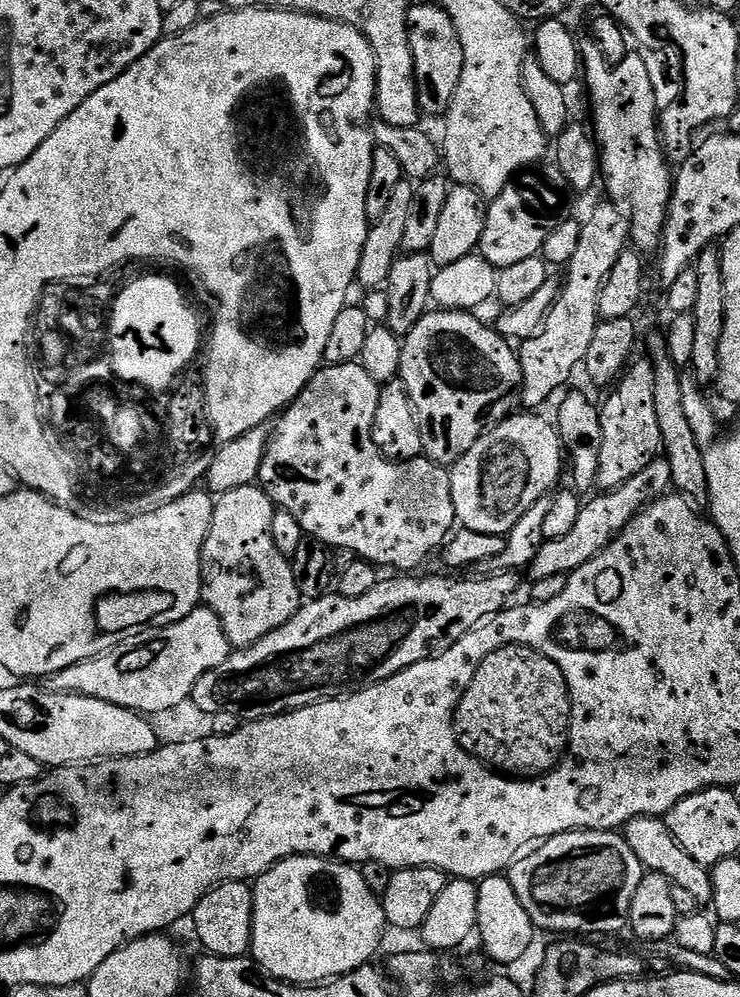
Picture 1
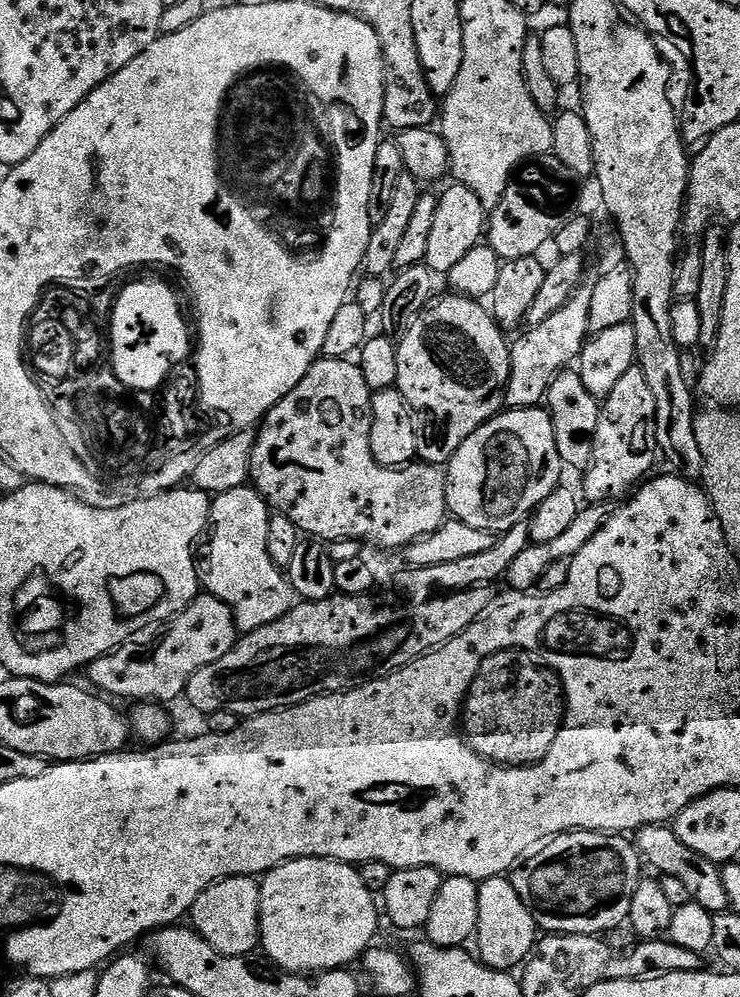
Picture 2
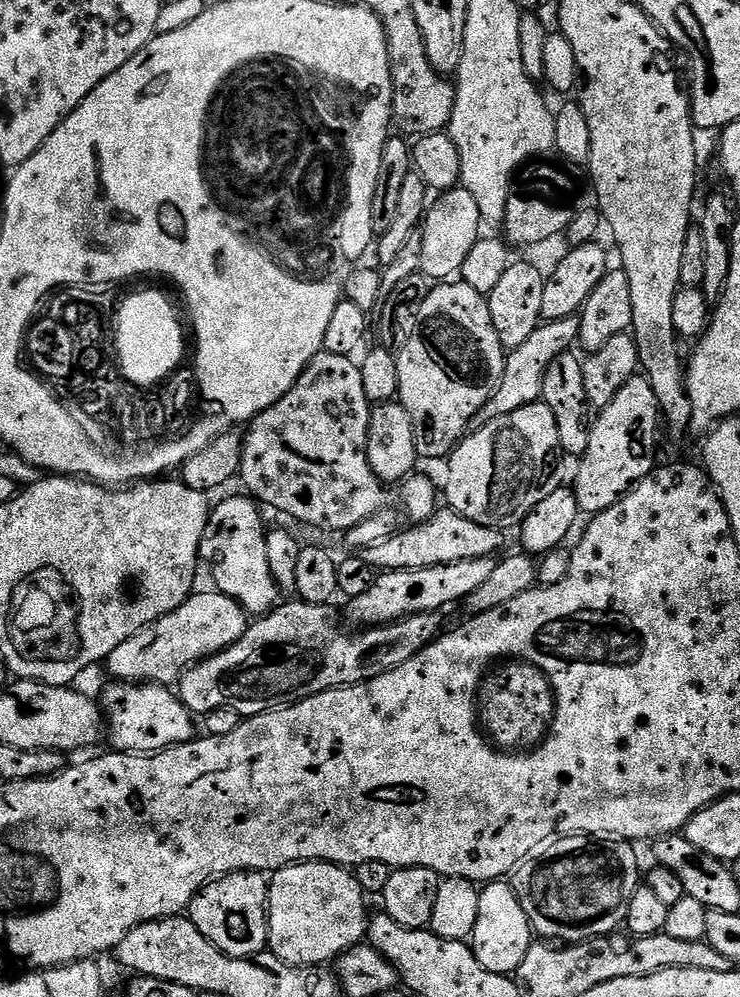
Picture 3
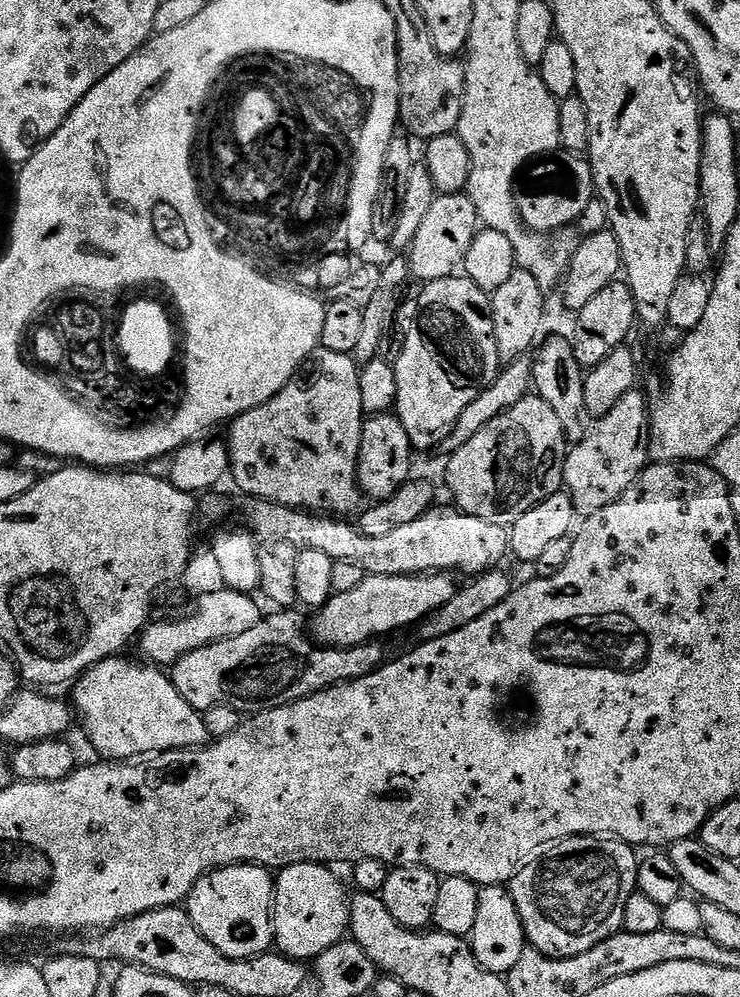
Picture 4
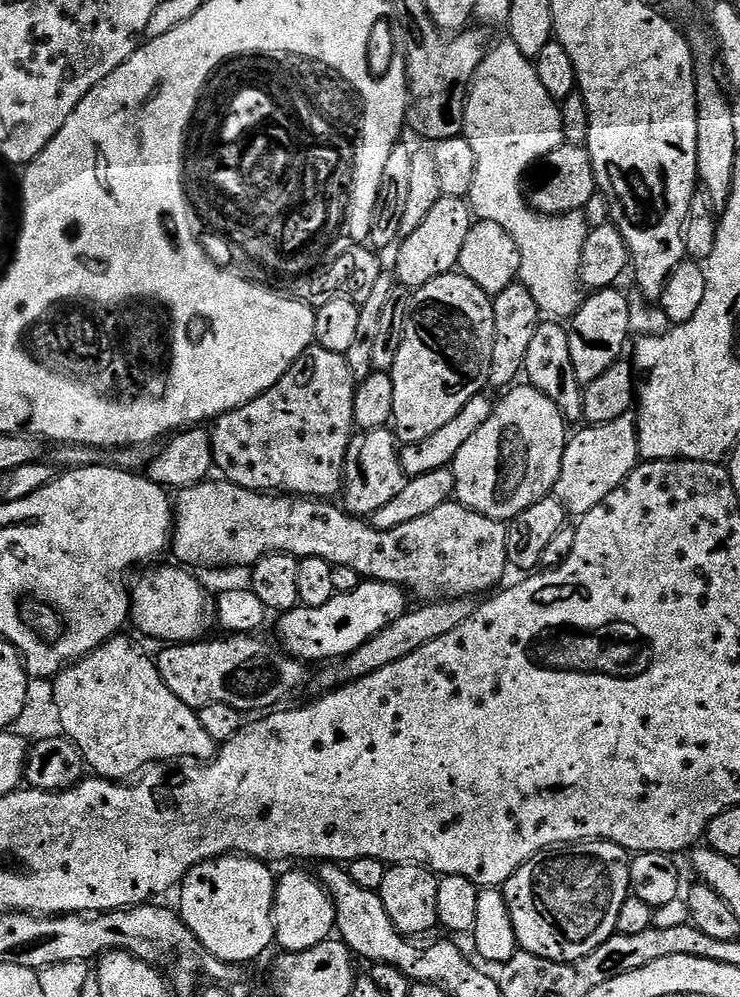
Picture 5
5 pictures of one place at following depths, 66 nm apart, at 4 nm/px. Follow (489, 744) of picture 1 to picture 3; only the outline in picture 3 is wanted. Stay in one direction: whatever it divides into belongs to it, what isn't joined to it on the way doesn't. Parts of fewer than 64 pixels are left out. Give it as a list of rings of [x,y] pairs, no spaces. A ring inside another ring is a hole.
[[[524,660],[501,663],[485,675],[480,685],[478,723],[497,749],[531,750],[537,747],[552,727],[555,714],[556,694],[548,675]]]

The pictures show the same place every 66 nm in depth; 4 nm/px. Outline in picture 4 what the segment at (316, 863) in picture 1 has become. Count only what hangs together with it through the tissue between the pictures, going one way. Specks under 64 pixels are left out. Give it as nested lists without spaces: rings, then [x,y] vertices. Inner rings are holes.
[[[291,864],[288,868],[279,869],[274,880],[272,897],[272,931],[274,944],[288,959],[297,962],[312,962],[321,956],[330,946],[345,939],[350,911],[349,893],[344,893],[344,884],[335,876],[331,867],[322,864]]]

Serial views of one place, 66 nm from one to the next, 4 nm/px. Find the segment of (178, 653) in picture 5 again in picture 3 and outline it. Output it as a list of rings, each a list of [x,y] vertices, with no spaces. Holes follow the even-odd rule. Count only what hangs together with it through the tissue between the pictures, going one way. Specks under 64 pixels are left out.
[[[299,598],[289,600],[292,600],[289,604],[281,603],[271,612],[253,619],[248,625],[246,634],[242,634],[242,638],[234,642],[234,646],[198,661],[185,671],[178,681],[178,695],[189,712],[203,714],[210,710],[229,708],[238,710],[241,718],[261,716],[263,712],[297,704],[299,700],[305,700],[314,694],[322,694],[326,690],[354,686],[370,678],[378,678],[392,668],[402,666],[402,662],[410,662],[414,654],[418,654],[427,644],[431,644],[442,632],[441,617],[437,613],[427,612],[408,616],[405,620],[397,620],[395,624],[382,624],[375,628],[356,630],[351,636],[350,633],[340,629],[332,606],[308,604]]]

